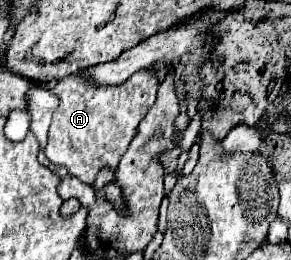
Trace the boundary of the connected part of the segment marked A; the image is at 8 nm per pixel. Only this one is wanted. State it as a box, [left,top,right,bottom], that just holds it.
[46,69,158,183]

